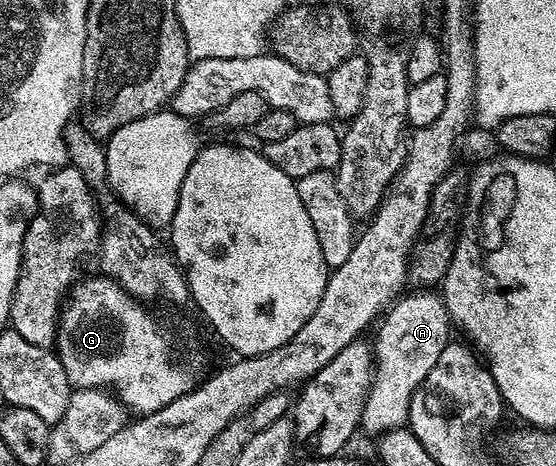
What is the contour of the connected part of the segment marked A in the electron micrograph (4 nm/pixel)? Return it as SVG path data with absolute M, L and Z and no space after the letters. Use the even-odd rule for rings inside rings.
M415 289L412 295L396 298L387 308L378 324L379 332L373 338L373 374L371 387L363 402L359 426L371 437L406 424L413 393L423 378L437 365L437 357L446 349L453 324L442 294L431 289Z

